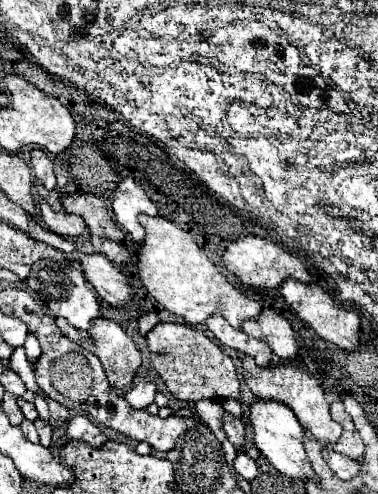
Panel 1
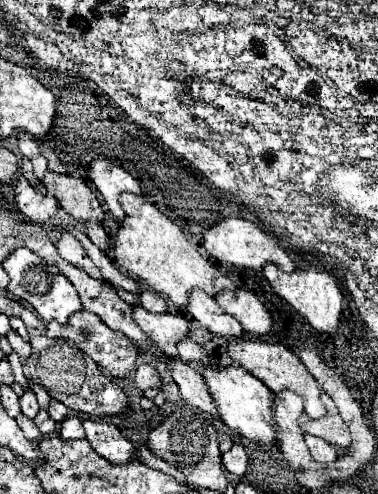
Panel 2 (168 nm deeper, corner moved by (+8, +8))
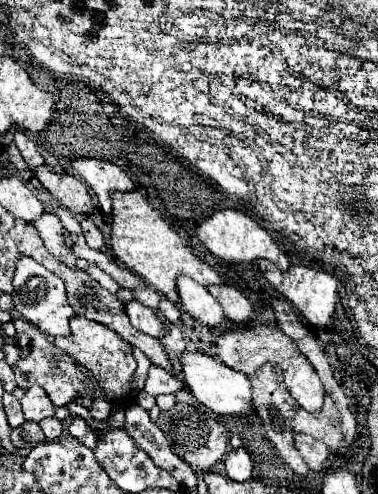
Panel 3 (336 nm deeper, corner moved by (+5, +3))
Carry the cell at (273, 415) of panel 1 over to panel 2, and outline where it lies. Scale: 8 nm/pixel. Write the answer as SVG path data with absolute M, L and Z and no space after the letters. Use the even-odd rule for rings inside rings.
M202 366L200 370L208 392L220 412L220 420L236 434L260 444L276 444L276 428L272 418L272 392L242 366Z

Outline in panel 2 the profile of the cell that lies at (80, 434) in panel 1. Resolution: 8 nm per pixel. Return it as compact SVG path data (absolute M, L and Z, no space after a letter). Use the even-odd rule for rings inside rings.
M84 420L84 430L90 446L104 460L112 464L126 464L130 460L140 460L136 446L128 442L114 424L102 420Z

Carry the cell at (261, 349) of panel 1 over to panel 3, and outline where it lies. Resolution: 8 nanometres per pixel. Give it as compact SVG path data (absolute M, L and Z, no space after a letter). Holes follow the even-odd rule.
M179 277L177 291L183 303L183 309L199 323L209 327L221 327L227 323L221 305L217 299L207 291L207 287L201 287L199 283L191 281L189 277Z

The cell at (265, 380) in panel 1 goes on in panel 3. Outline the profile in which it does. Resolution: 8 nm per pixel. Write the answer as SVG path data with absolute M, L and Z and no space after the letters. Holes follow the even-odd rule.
M257 325L257 327L241 327L241 329L229 329L223 335L219 335L215 339L217 345L217 357L229 365L231 369L243 371L245 375L255 375L259 371L261 365L265 363L273 363L279 365L283 369L283 377L285 377L285 385L291 393L291 397L309 413L315 413L323 407L323 397L325 397L325 389L321 387L321 381L315 373L315 369L311 367L311 363L297 349L297 345L279 329L279 327L267 327L267 325Z

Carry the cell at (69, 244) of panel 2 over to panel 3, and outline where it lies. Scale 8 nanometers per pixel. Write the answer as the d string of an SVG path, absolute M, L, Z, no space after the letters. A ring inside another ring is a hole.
M43 213L39 221L33 221L33 225L39 229L39 235L45 247L49 249L49 253L57 257L59 261L63 261L65 265L75 267L75 255L73 255L73 249L65 241L65 227L59 221L59 217L53 213Z

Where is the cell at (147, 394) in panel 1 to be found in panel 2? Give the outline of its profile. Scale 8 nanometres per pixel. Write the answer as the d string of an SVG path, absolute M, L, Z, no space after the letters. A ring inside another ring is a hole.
M142 364L142 366L138 366L138 370L136 370L134 382L136 382L136 386L138 386L140 390L146 390L146 388L160 388L162 378L160 378L160 374L158 374L150 364Z

